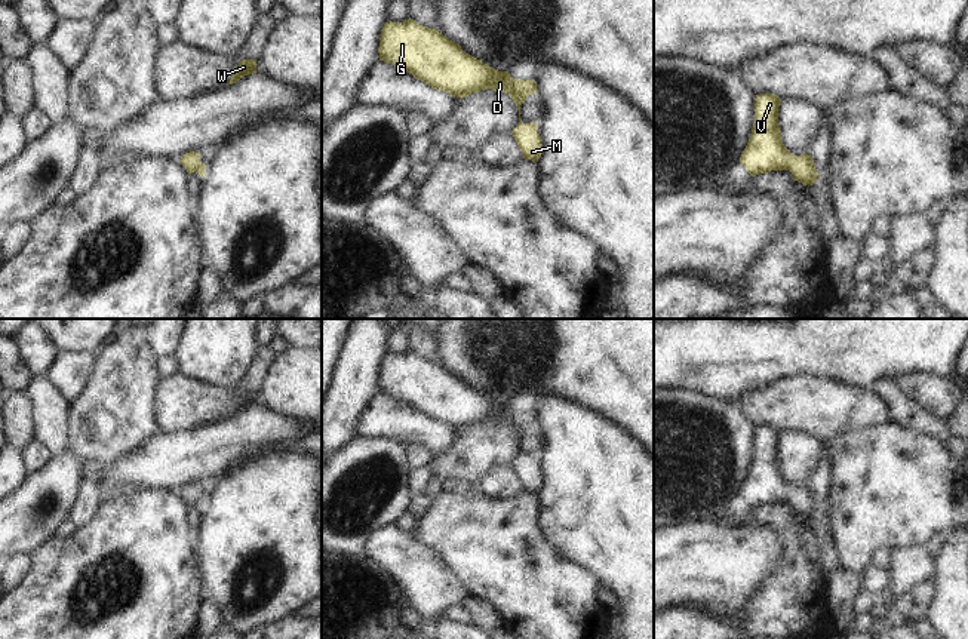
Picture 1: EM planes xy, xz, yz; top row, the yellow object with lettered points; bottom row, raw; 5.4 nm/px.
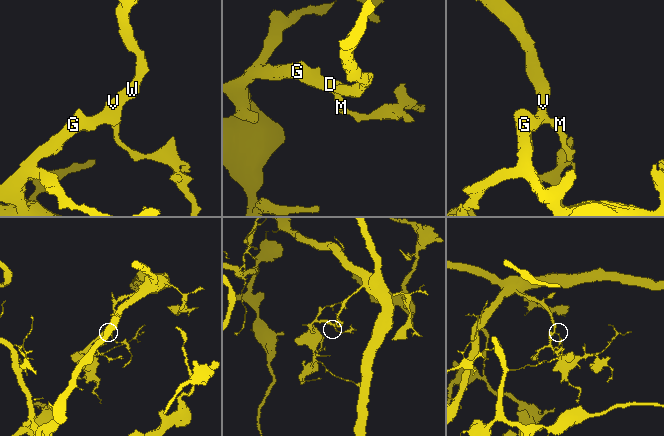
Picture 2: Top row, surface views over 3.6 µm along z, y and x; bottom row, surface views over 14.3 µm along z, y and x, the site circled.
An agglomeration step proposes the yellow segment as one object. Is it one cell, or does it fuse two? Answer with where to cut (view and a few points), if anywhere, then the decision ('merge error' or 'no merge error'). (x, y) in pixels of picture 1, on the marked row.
no cut; no merge error

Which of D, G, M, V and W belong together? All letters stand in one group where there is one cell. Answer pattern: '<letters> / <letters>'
D G M V W

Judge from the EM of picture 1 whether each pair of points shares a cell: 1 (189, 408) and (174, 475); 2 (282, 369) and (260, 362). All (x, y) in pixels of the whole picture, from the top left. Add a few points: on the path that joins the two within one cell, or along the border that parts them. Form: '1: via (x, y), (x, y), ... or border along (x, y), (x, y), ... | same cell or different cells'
1: border along (218, 421), (190, 430), (159, 430) | different cells
2: border along (274, 356), (257, 393) | different cells

